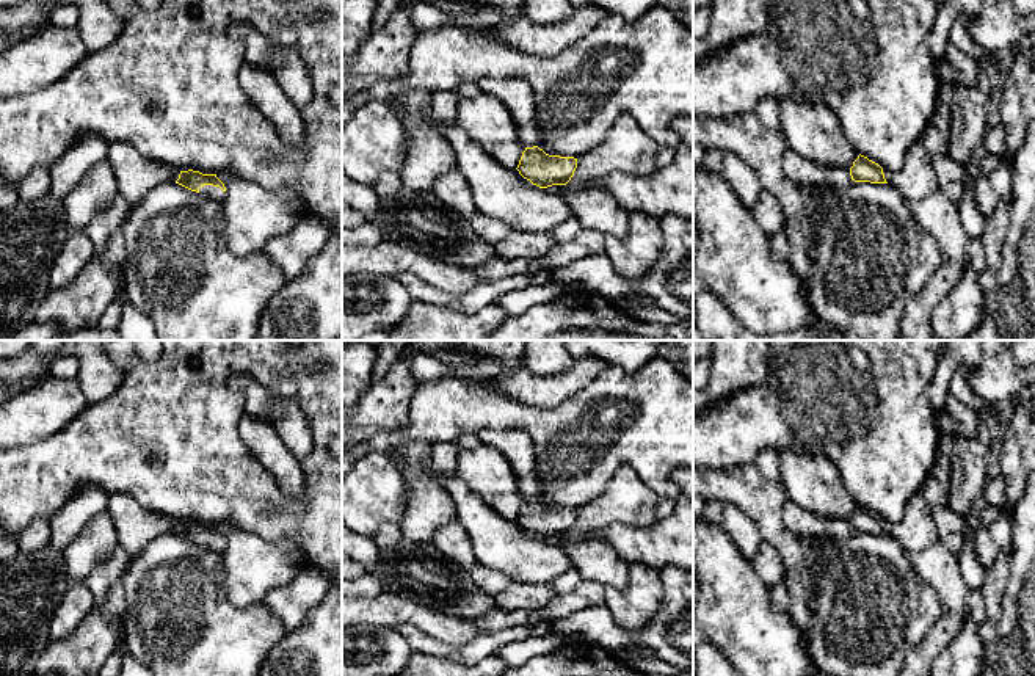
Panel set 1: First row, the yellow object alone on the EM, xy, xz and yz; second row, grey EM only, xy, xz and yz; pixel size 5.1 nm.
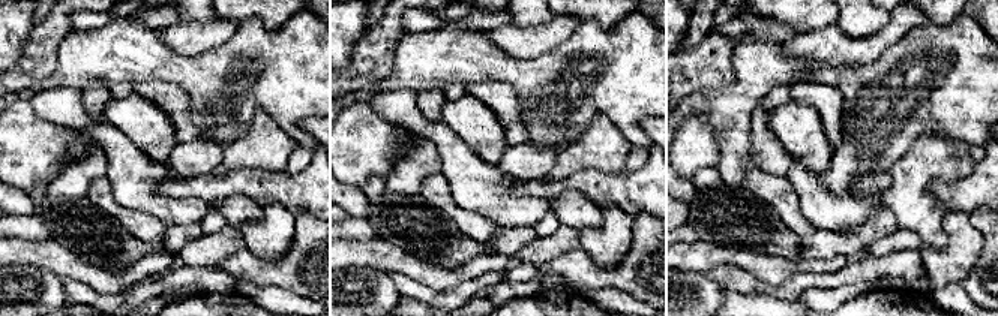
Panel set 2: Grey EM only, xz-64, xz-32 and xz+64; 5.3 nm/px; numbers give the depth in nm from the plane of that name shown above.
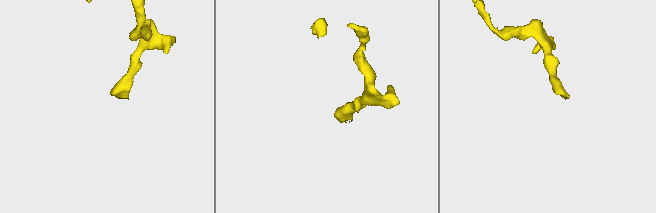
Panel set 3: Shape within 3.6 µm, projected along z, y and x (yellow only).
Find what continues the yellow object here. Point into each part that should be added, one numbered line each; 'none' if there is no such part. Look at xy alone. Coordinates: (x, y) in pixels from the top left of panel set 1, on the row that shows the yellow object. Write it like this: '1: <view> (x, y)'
1: xy (215, 193)

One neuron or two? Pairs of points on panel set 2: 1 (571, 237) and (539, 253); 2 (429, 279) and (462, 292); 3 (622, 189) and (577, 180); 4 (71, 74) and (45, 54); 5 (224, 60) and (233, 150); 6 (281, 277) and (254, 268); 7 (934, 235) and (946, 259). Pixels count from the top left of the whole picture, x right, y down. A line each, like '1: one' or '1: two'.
1: one
2: two
3: one
4: two
5: two
6: one
7: two

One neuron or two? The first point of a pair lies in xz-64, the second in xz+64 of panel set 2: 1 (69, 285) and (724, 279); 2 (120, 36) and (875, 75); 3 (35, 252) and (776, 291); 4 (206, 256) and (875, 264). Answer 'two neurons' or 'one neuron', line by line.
1: one neuron
2: one neuron
3: two neurons
4: two neurons

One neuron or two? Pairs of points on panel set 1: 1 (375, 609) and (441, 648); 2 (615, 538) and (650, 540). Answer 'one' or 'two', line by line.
1: two
2: one

